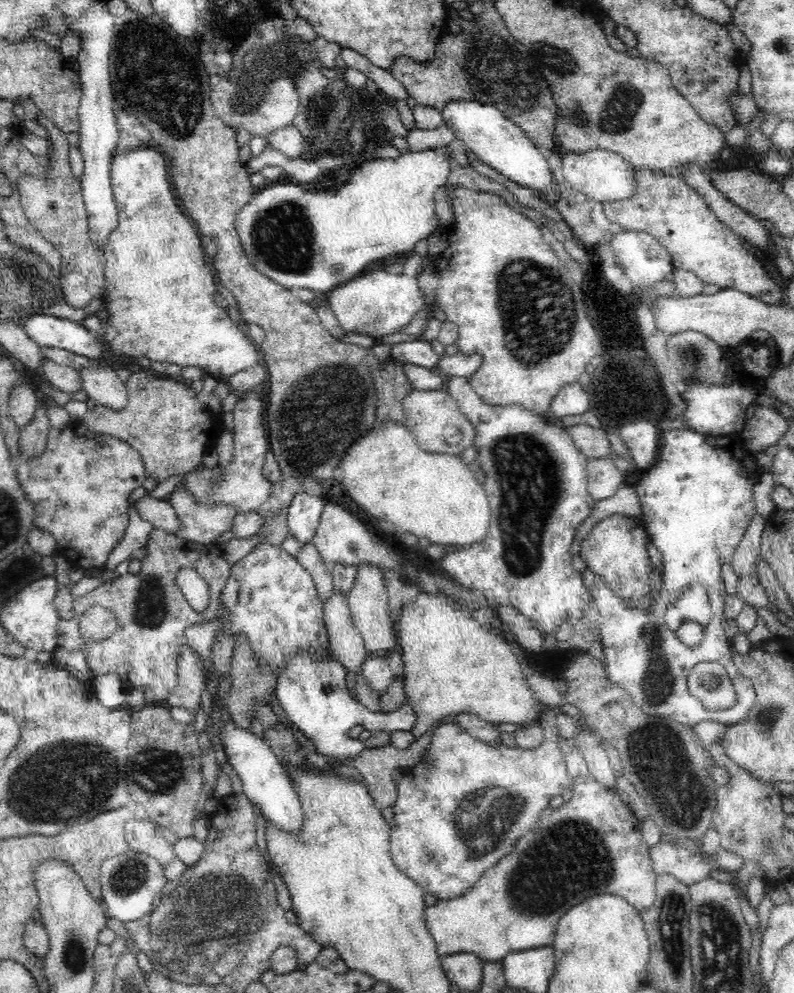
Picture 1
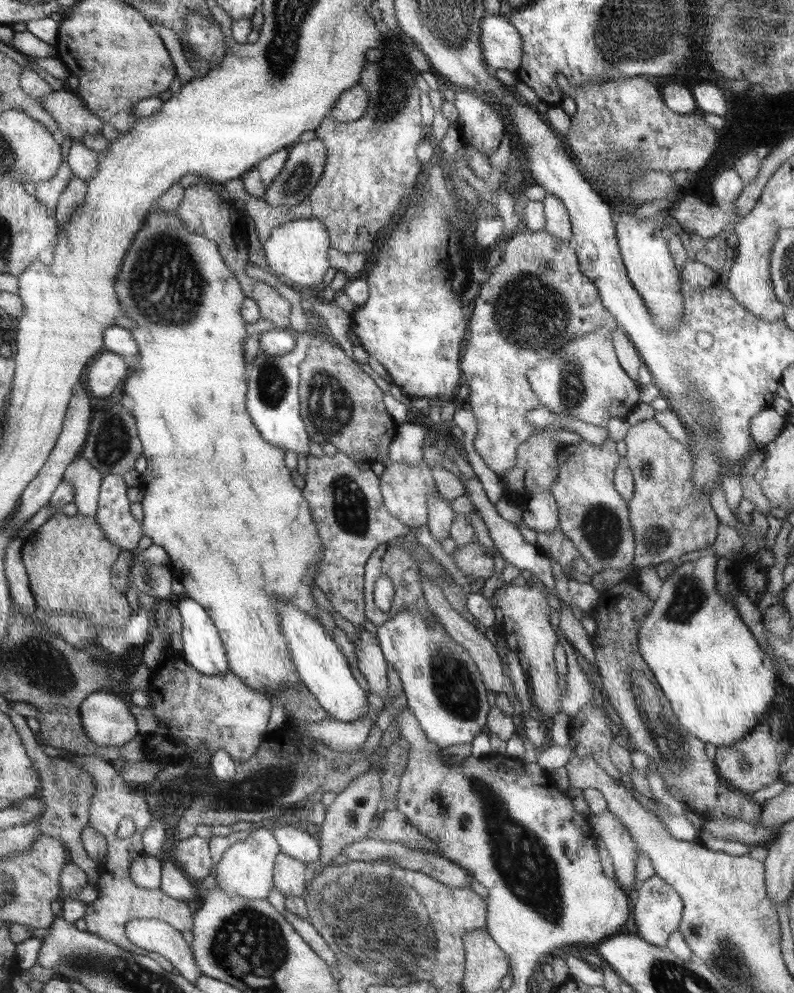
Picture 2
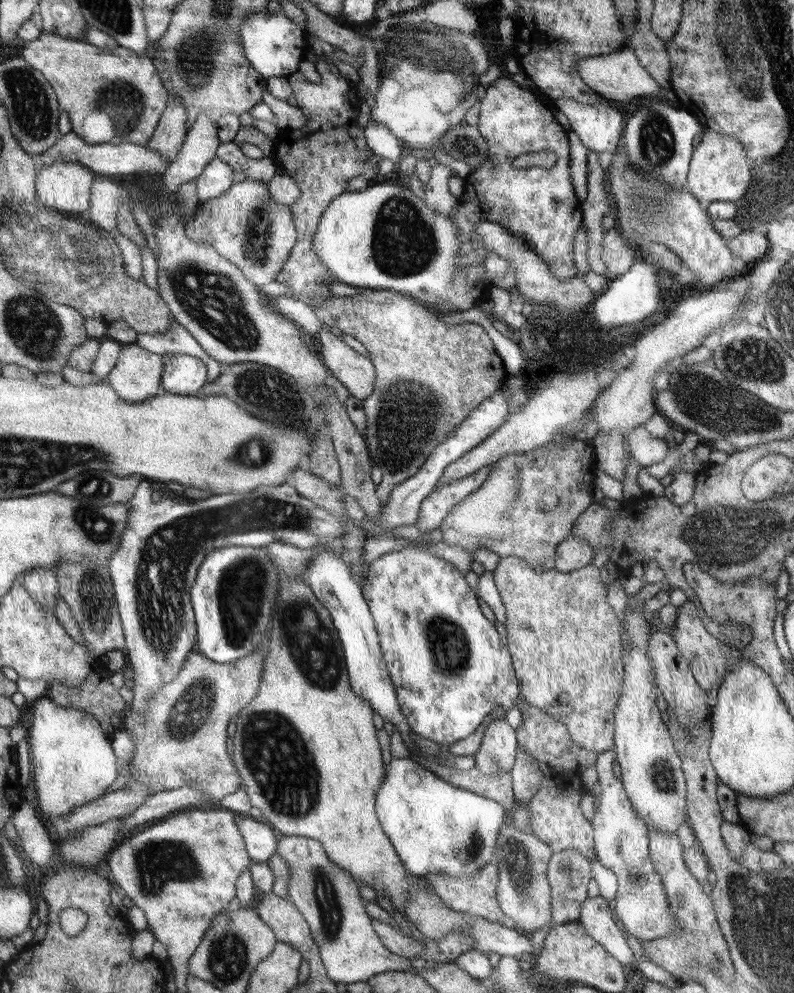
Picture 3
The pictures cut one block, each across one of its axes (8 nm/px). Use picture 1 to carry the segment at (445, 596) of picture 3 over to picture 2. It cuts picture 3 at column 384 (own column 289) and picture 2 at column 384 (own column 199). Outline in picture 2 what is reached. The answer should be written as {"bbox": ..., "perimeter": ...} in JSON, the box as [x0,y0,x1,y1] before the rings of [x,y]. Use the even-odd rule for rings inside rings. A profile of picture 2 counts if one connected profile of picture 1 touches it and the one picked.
{"bbox":[375,610,489,750],"perimeter":[[[419,610],[399,612],[383,626],[377,626],[375,634],[383,656],[395,666],[395,672],[401,678],[407,708],[413,712],[415,720],[419,720],[427,740],[441,750],[473,742],[485,726],[489,706],[481,684],[483,676],[479,676],[481,672],[469,652],[457,644],[443,626],[427,624]]]}

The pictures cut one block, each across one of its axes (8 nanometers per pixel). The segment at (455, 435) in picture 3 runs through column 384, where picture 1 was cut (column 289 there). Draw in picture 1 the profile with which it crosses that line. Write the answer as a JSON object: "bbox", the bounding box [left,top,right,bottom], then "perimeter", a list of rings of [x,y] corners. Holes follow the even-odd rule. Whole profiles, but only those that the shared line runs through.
{"bbox":[288,490,328,544],"perimeter":[[[300,490],[288,506],[290,536],[294,536],[296,540],[300,540],[304,544],[312,542],[312,538],[316,536],[316,530],[320,526],[326,502],[328,500],[318,498],[318,496],[310,496]]]}

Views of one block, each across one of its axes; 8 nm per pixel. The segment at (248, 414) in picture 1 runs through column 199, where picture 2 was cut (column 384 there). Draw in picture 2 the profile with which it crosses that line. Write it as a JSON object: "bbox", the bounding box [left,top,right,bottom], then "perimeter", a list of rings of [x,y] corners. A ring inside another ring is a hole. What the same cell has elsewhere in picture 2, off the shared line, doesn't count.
{"bbox":[379,462,437,528],"perimeter":[[[387,462],[385,468],[383,468],[379,484],[381,484],[381,494],[383,494],[383,506],[387,506],[391,516],[399,518],[409,528],[419,528],[419,526],[423,526],[427,522],[425,496],[437,492],[431,470],[429,470],[429,464],[407,466],[407,464]]]}

